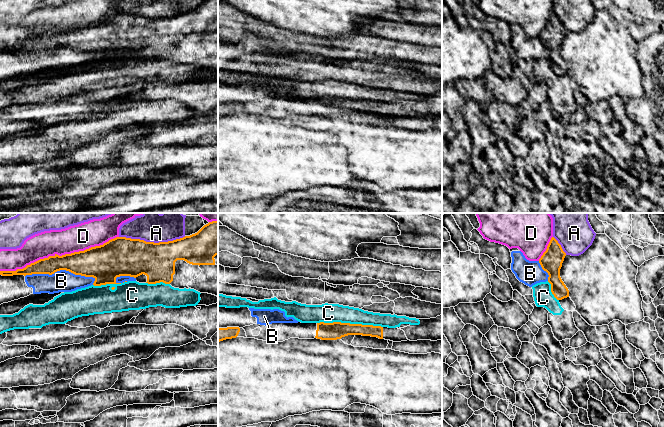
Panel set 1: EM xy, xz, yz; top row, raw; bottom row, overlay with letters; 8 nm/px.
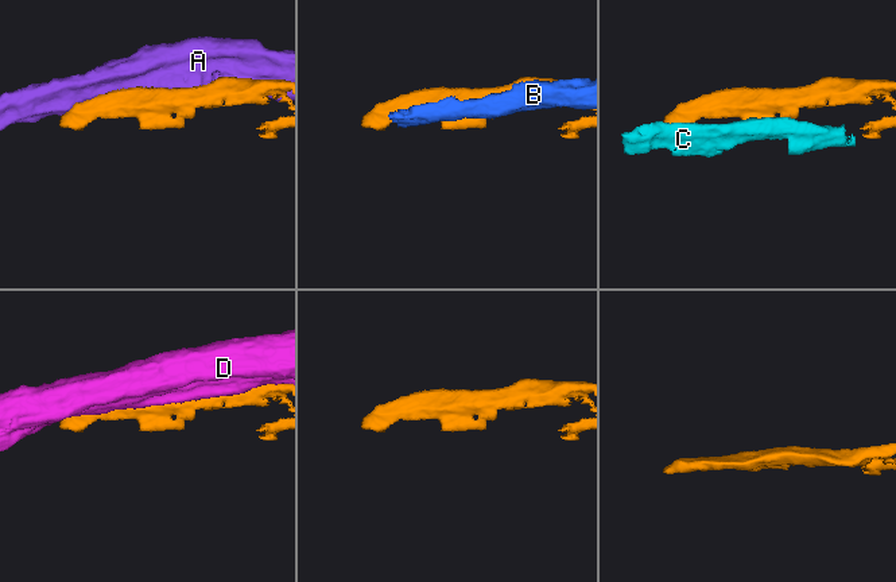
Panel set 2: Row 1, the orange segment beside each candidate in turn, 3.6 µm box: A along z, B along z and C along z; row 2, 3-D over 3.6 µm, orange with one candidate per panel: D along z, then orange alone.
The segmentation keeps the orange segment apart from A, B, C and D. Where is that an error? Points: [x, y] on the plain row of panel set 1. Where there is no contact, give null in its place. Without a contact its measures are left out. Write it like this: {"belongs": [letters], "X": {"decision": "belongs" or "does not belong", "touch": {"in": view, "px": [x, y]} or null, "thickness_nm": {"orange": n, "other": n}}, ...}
{"belongs": [], "A": {"decision": "does not belong", "touch": {"in": "xy", "px": [152, 18]}, "thickness_nm": {"orange": 300, "other": 150}}, "B": {"decision": "does not belong", "touch": {"in": "xy", "px": [60, 45]}, "thickness_nm": {"orange": 220, "other": 180}}, "C": {"decision": "does not belong", "touch": {"in": "xz", "px": [349, 99]}, "thickness_nm": {"orange": 140, "other": 160}}, "D": {"decision": "does not belong", "touch": {"in": "xy", "px": [58, 31]}, "thickness_nm": {"orange": 220, "other": 220}}}

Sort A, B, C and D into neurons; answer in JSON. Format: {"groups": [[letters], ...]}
{"groups": [["A"], ["B"], ["C"], ["D"]]}

